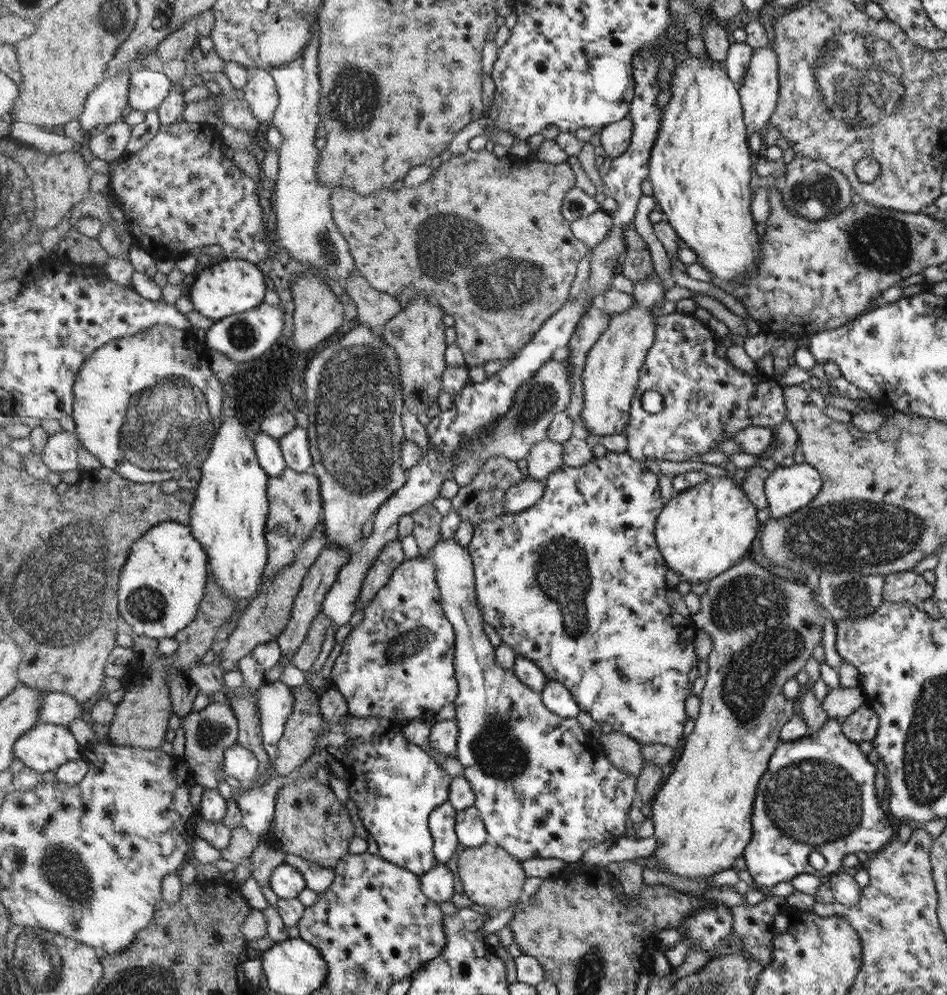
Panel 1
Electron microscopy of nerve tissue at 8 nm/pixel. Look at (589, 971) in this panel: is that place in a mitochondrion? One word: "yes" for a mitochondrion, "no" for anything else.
yes

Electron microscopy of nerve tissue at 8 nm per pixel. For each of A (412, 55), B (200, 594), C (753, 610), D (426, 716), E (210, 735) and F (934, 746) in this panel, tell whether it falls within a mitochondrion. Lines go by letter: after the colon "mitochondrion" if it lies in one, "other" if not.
A: other
B: other
C: mitochondrion
D: other
E: mitochondrion
F: mitochondrion

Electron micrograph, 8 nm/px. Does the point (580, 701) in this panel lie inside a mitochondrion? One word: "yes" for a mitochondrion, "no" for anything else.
no

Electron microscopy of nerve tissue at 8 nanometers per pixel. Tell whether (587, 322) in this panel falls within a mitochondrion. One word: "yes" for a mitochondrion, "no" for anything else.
no

